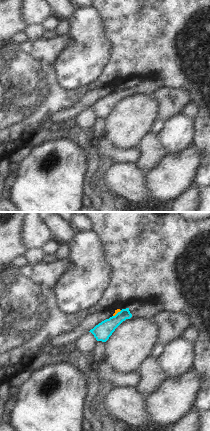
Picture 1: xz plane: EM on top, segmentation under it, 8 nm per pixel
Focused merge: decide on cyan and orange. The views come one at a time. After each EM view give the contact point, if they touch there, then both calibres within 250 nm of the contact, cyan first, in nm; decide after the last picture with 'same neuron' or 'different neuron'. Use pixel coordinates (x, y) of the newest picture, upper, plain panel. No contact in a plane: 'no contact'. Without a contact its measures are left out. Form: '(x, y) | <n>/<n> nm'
(118, 88) | 140/30 nm

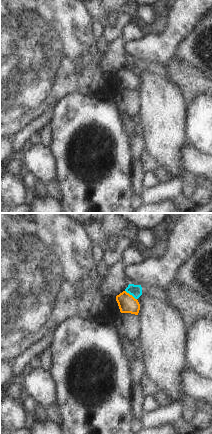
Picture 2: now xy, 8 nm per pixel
(131, 70) | 100/150 nm

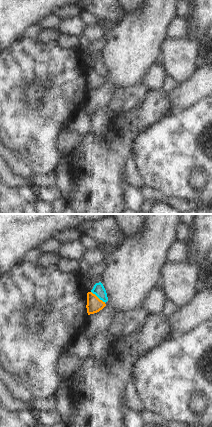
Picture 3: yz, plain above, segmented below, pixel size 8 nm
(98, 73) | 90/120 nm

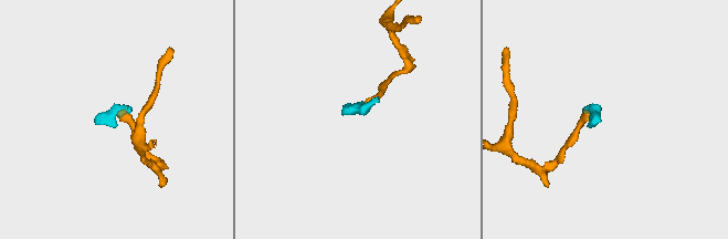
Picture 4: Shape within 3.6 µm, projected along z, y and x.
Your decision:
different neuron

